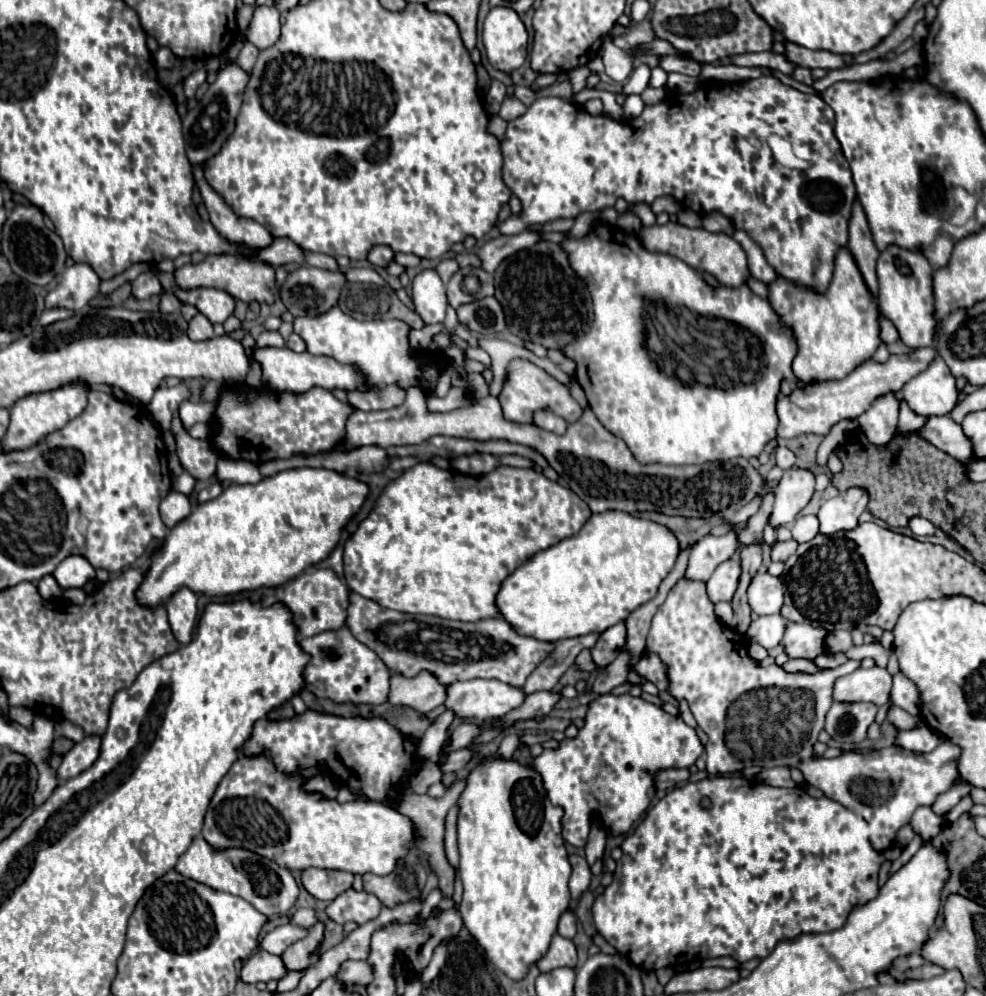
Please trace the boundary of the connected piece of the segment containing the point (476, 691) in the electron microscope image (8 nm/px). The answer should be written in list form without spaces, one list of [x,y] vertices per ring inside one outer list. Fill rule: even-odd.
[[[466,680],[446,688],[444,706],[458,718],[484,722],[518,708],[524,698],[524,690],[516,690],[500,680]]]

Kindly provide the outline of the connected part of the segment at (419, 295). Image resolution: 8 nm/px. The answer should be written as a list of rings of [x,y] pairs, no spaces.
[[[422,270],[412,280],[412,302],[426,324],[440,324],[444,320],[448,302],[446,290],[436,270]]]

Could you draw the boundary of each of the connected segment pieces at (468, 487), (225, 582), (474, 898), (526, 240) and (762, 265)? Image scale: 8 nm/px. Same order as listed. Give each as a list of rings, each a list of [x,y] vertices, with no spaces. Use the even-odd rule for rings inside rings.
[[[416,464],[390,482],[378,498],[378,506],[358,526],[344,546],[344,582],[348,588],[382,608],[428,614],[460,622],[502,618],[494,596],[512,570],[540,550],[578,534],[592,516],[588,504],[572,490],[548,480],[532,468],[498,466],[486,476],[466,476],[432,464]]]
[[[292,468],[292,470],[284,470],[284,472],[278,472],[274,476],[268,476],[264,480],[260,480],[258,484],[232,484],[228,488],[224,488],[224,492],[214,498],[214,500],[208,500],[204,504],[198,504],[194,508],[194,512],[180,524],[176,524],[170,532],[170,536],[164,540],[162,548],[160,548],[160,556],[152,558],[152,564],[146,572],[146,578],[138,590],[138,602],[140,604],[146,604],[146,606],[158,606],[162,604],[170,594],[174,594],[176,590],[180,588],[190,588],[194,592],[204,592],[204,594],[210,594],[210,596],[226,596],[226,594],[236,594],[236,592],[242,592],[242,590],[256,590],[256,588],[262,588],[262,586],[282,586],[286,582],[290,582],[292,578],[300,576],[308,566],[314,566],[322,560],[326,560],[330,556],[330,552],[336,548],[338,540],[340,540],[340,532],[342,528],[360,512],[360,508],[364,506],[366,498],[368,498],[368,484],[360,482],[358,478],[352,478],[344,472],[334,472],[334,470],[326,470],[326,468]]]
[[[482,760],[476,764],[468,774],[468,786],[458,804],[458,872],[464,886],[460,914],[464,926],[502,974],[510,980],[524,980],[530,968],[548,952],[558,920],[570,904],[570,862],[560,836],[562,810],[548,802],[540,774],[514,760]]]
[[[524,230],[524,232],[516,234],[516,236],[498,236],[498,238],[490,240],[490,242],[486,242],[480,248],[478,256],[482,260],[482,268],[488,270],[488,272],[494,272],[496,266],[504,258],[516,254],[518,250],[524,250],[528,246],[534,246],[540,240],[542,240],[542,236],[538,232],[532,232],[532,230]]]
[[[736,230],[736,232],[734,232],[734,238],[736,238],[736,242],[740,242],[740,246],[744,248],[746,256],[748,256],[750,274],[752,274],[754,278],[770,284],[778,274],[776,274],[776,270],[766,262],[762,248],[760,248],[744,230]]]

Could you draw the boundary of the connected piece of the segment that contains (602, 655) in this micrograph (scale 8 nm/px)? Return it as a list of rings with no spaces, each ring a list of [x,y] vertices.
[[[618,622],[616,626],[608,628],[606,632],[602,632],[600,640],[596,642],[596,646],[592,648],[592,658],[598,666],[606,666],[610,664],[618,652],[622,650],[624,646],[624,638],[626,638],[626,628],[624,628],[624,622]]]

